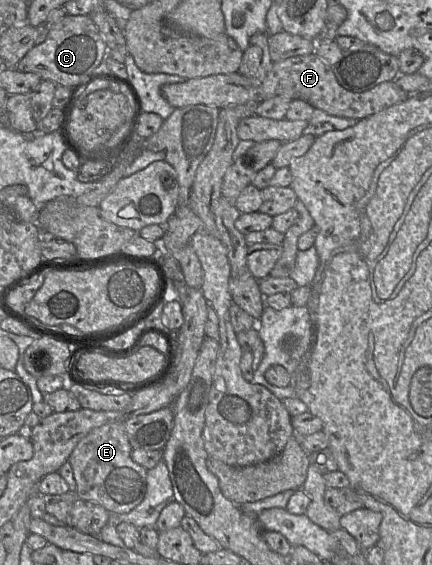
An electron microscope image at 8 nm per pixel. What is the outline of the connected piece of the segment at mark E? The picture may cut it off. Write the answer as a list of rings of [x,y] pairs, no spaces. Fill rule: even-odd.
[[[109,423],[90,431],[67,461],[73,471],[77,498],[96,503],[111,515],[127,514],[137,507],[146,494],[147,470],[131,459],[132,450],[124,423]]]

